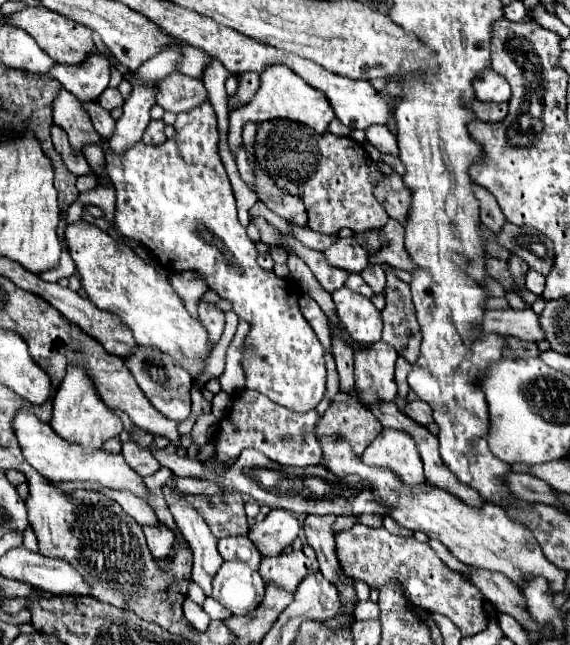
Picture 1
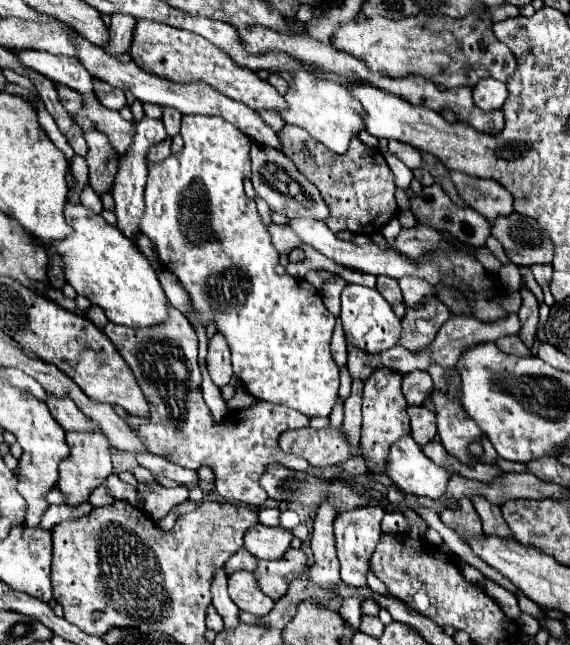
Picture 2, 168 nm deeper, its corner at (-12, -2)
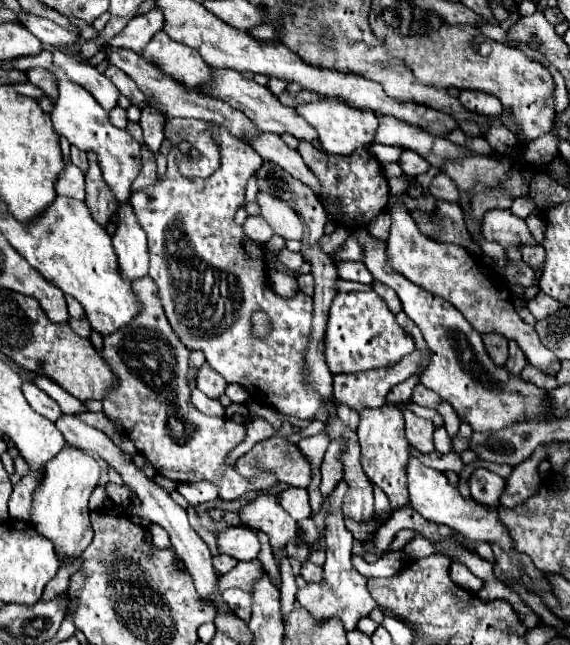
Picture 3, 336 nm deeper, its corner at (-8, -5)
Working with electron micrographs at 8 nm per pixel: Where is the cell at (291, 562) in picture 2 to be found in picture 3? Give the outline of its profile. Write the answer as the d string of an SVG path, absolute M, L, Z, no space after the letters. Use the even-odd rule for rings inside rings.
M248 561L248 563L238 563L232 571L220 575L220 591L230 589L230 587L238 587L244 591L252 591L252 583L260 577L262 573L262 563L256 561Z

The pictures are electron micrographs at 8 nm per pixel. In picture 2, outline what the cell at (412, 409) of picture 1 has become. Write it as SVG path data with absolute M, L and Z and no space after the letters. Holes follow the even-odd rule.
M408 406L408 416L412 422L412 438L418 444L426 444L436 436L436 416L424 406Z

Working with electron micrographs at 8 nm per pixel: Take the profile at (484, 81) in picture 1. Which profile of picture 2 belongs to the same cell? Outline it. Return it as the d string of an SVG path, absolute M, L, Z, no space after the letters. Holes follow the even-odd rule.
M482 78L474 86L474 104L482 110L500 110L508 98L508 88L504 82L494 78Z

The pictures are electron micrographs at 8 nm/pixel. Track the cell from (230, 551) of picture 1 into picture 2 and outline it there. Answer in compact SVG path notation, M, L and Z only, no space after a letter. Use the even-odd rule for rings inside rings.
M240 548L228 562L226 562L226 572L232 574L236 570L256 570L258 566L258 558L254 558L252 554L248 554L248 550Z

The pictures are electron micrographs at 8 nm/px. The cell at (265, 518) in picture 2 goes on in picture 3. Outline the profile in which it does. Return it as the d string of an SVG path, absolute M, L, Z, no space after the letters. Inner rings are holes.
M288 559L280 561L280 579L282 579L280 605L282 605L282 617L286 617L292 611L292 607L294 607L294 595L298 591L296 581L294 581L294 573L292 573L292 567L290 567Z

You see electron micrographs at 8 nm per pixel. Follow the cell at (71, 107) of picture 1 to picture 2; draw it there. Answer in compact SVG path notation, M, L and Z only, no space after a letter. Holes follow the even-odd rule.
M100 130L84 132L84 140L88 142L86 162L90 168L90 186L96 194L110 192L118 170L118 154L112 150L108 136Z

